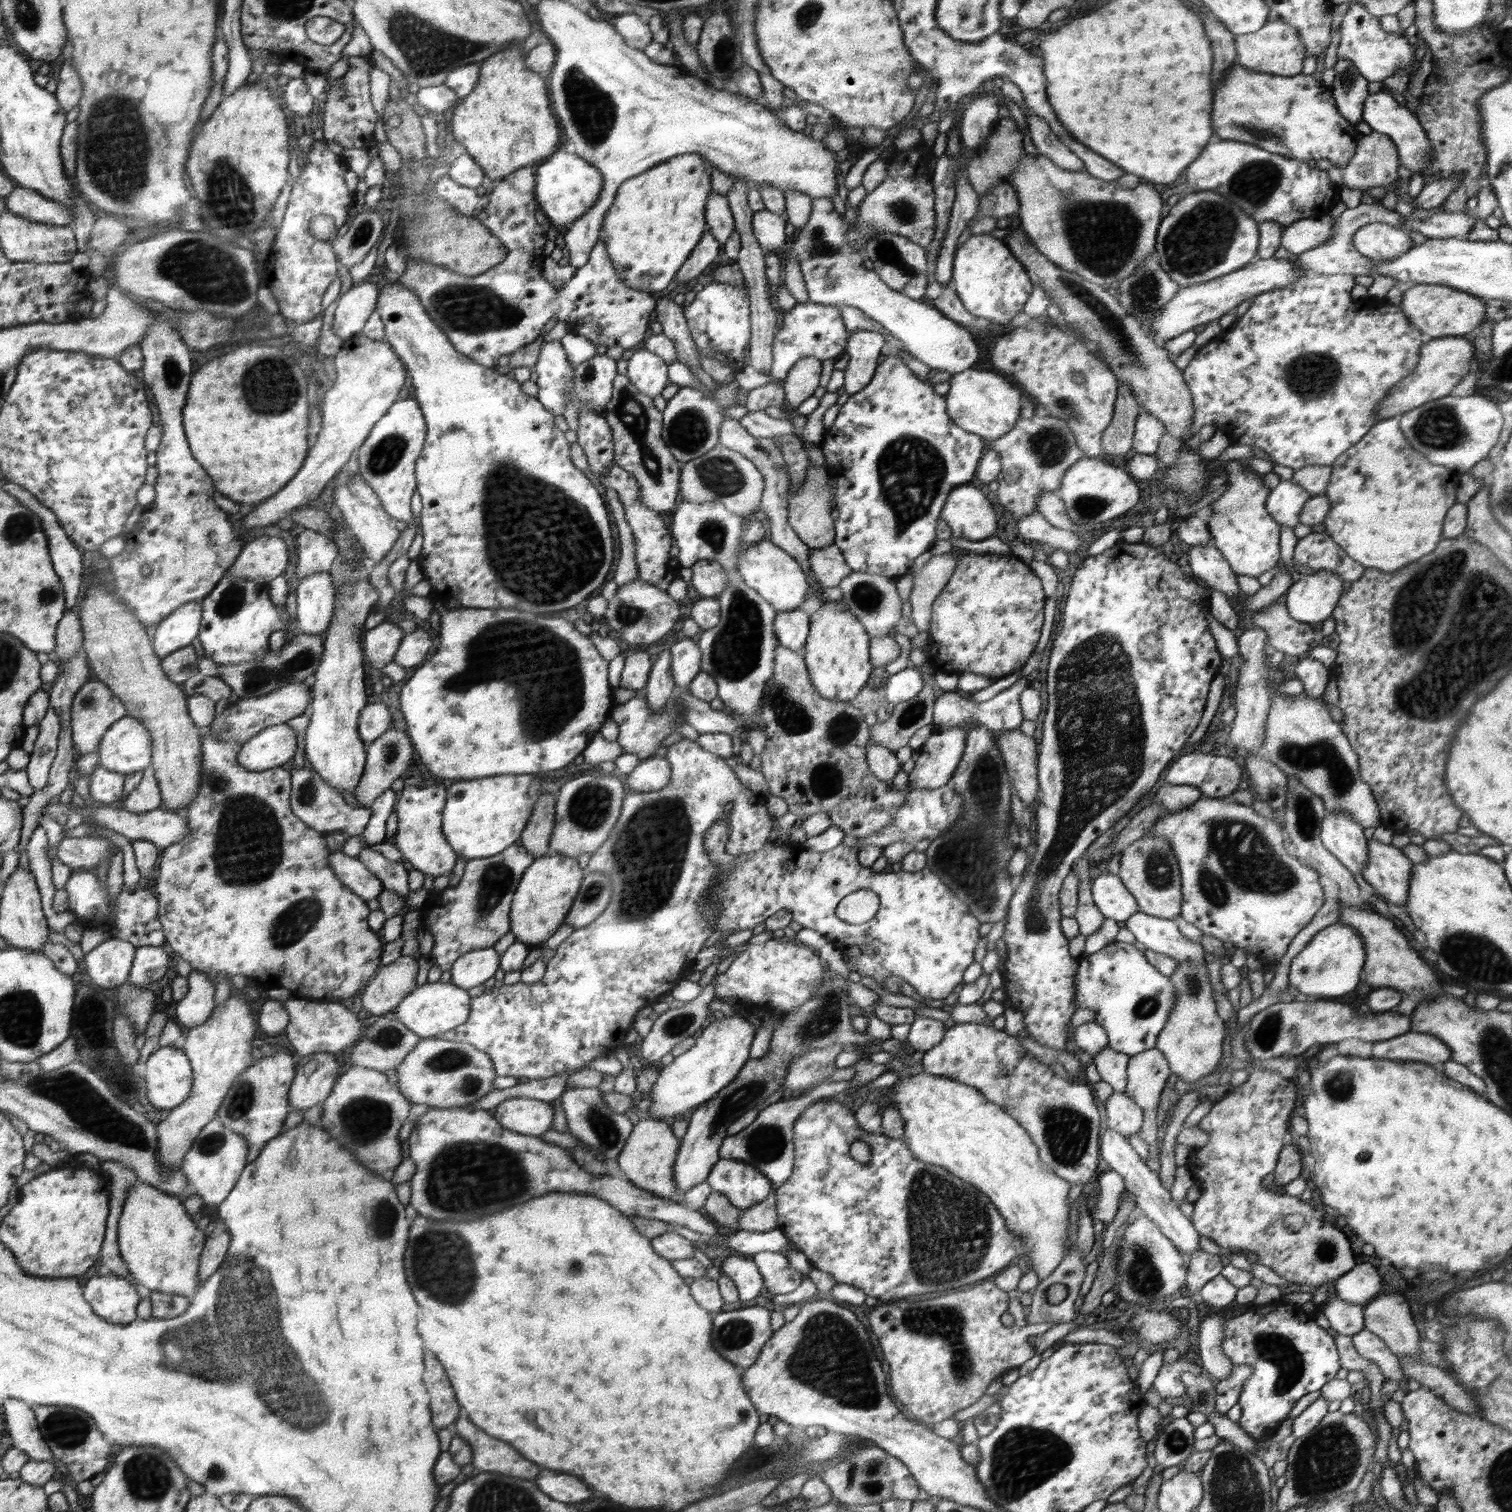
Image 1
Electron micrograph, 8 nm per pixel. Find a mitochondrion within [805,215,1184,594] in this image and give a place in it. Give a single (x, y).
(911, 470)

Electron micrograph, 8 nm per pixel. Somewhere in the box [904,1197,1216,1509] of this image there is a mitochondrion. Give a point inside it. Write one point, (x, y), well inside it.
(1024, 1457)

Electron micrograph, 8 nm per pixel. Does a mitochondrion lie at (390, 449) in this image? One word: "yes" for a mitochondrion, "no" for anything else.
yes

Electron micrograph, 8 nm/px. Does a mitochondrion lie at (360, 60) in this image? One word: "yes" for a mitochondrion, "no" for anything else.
no

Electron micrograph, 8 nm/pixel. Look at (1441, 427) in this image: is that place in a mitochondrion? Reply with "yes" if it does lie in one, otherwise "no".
yes

